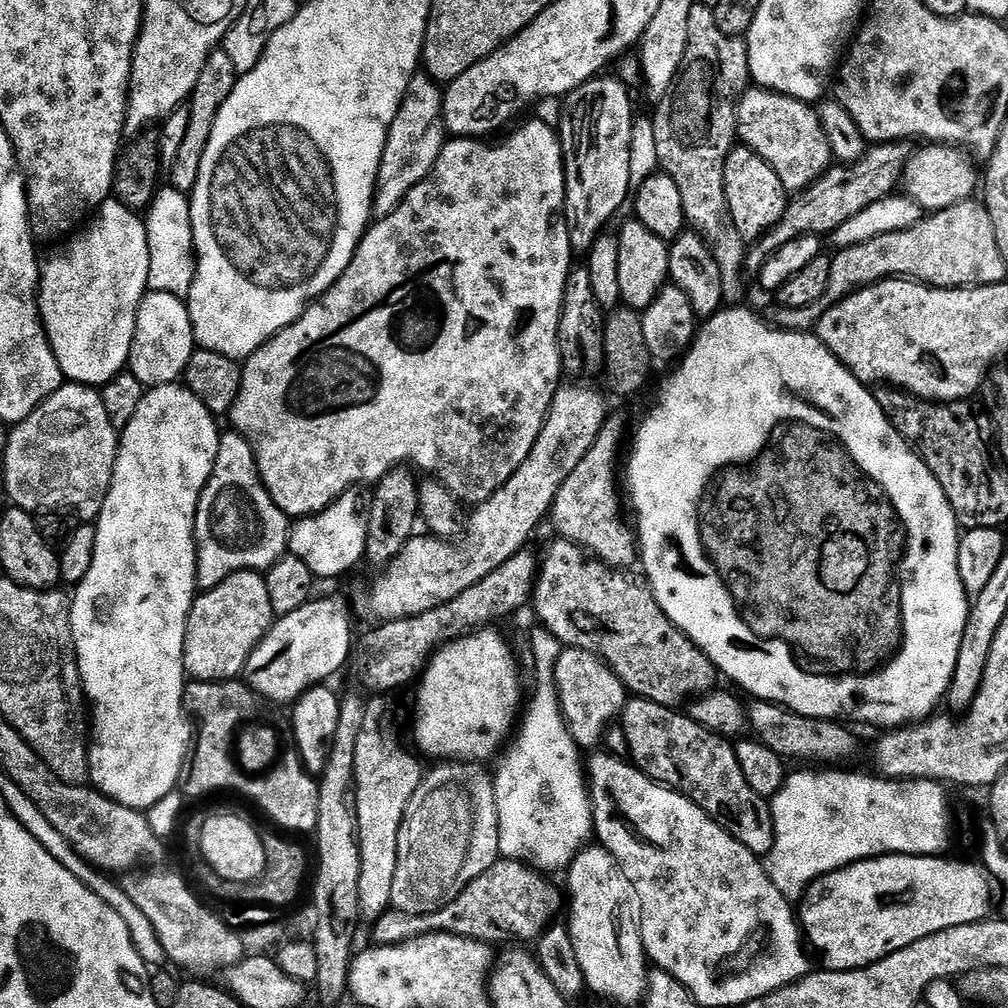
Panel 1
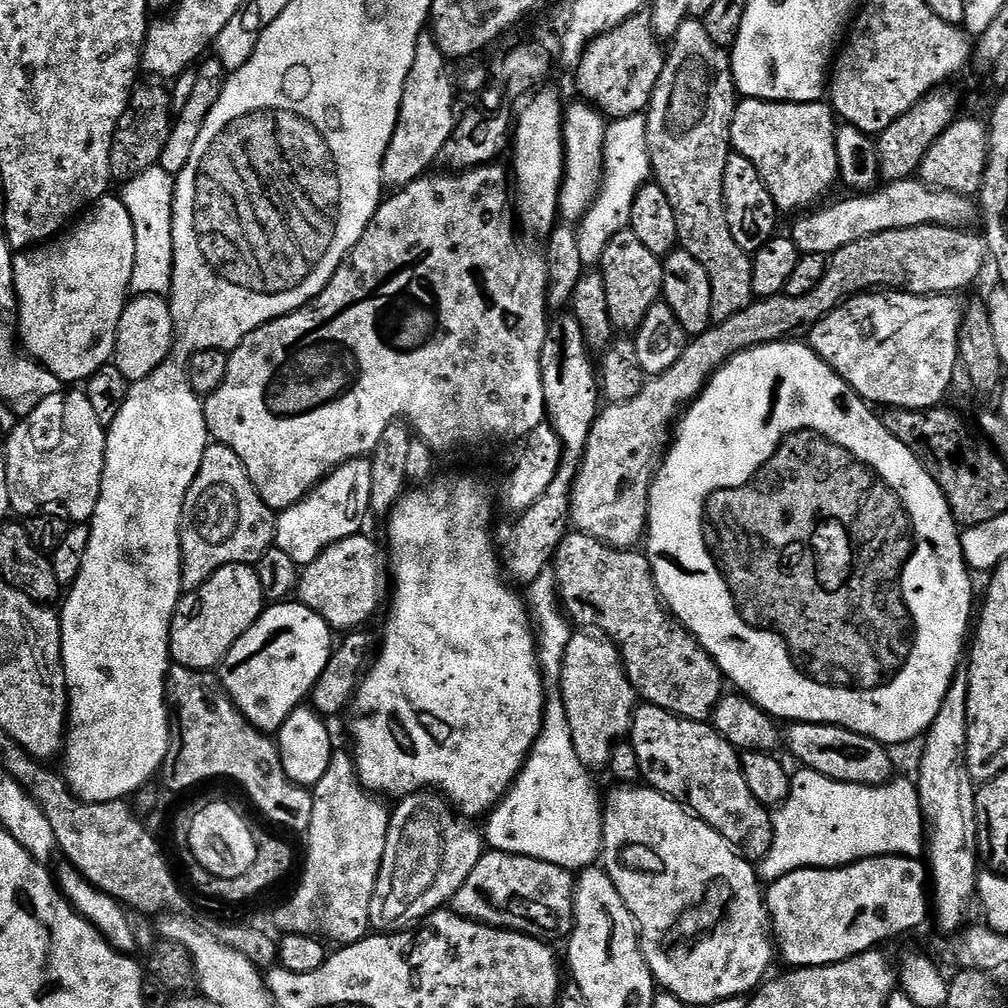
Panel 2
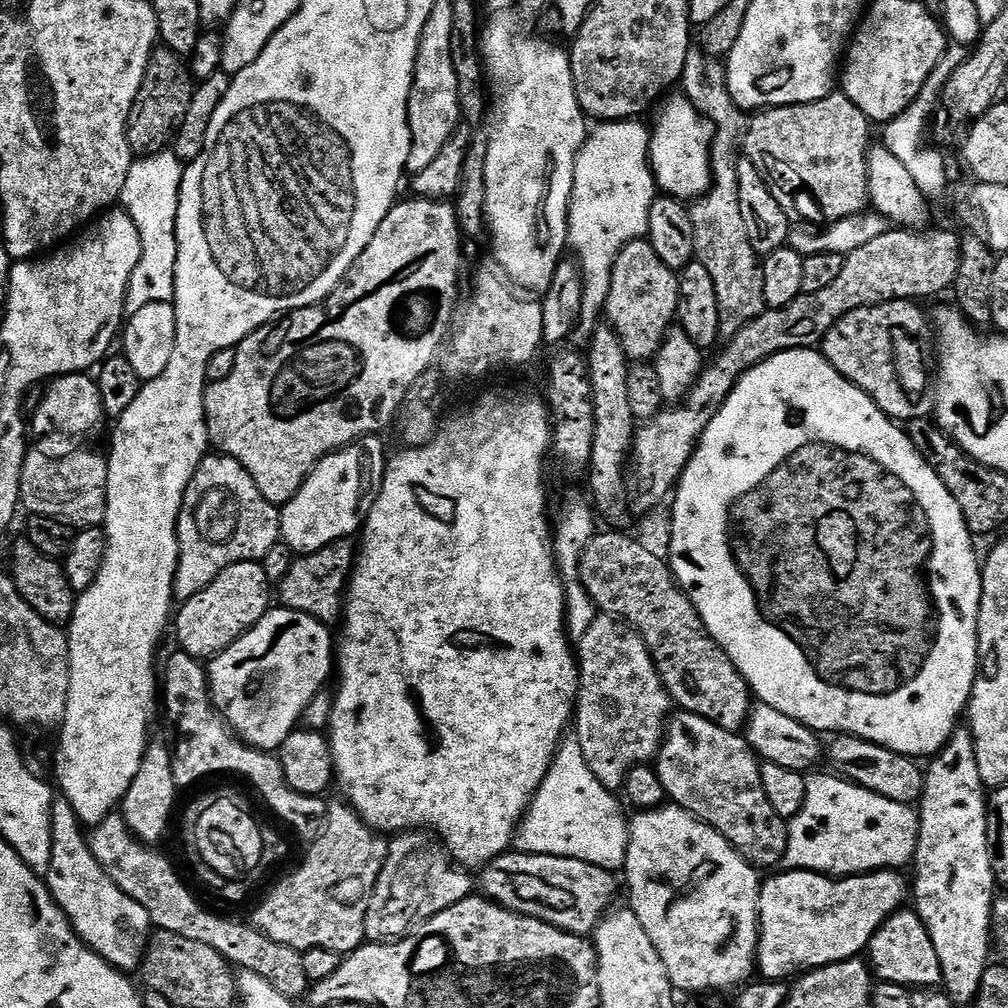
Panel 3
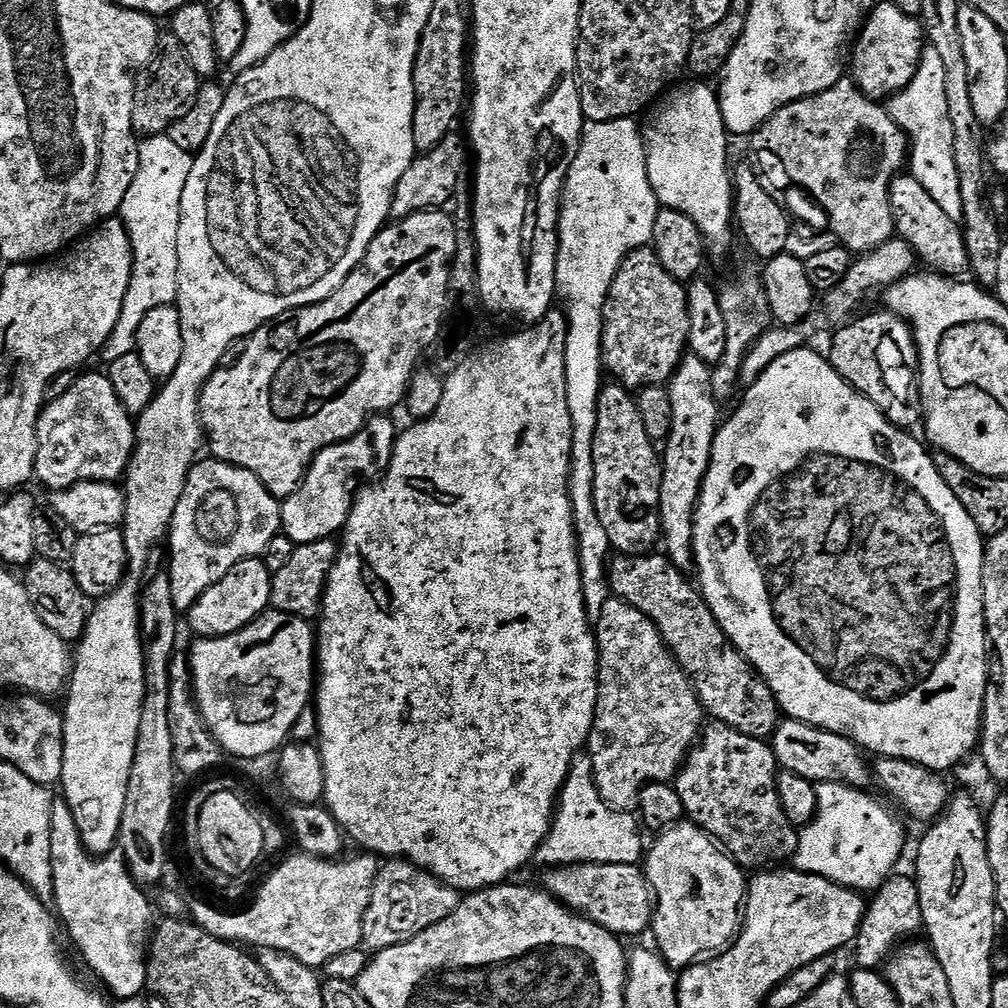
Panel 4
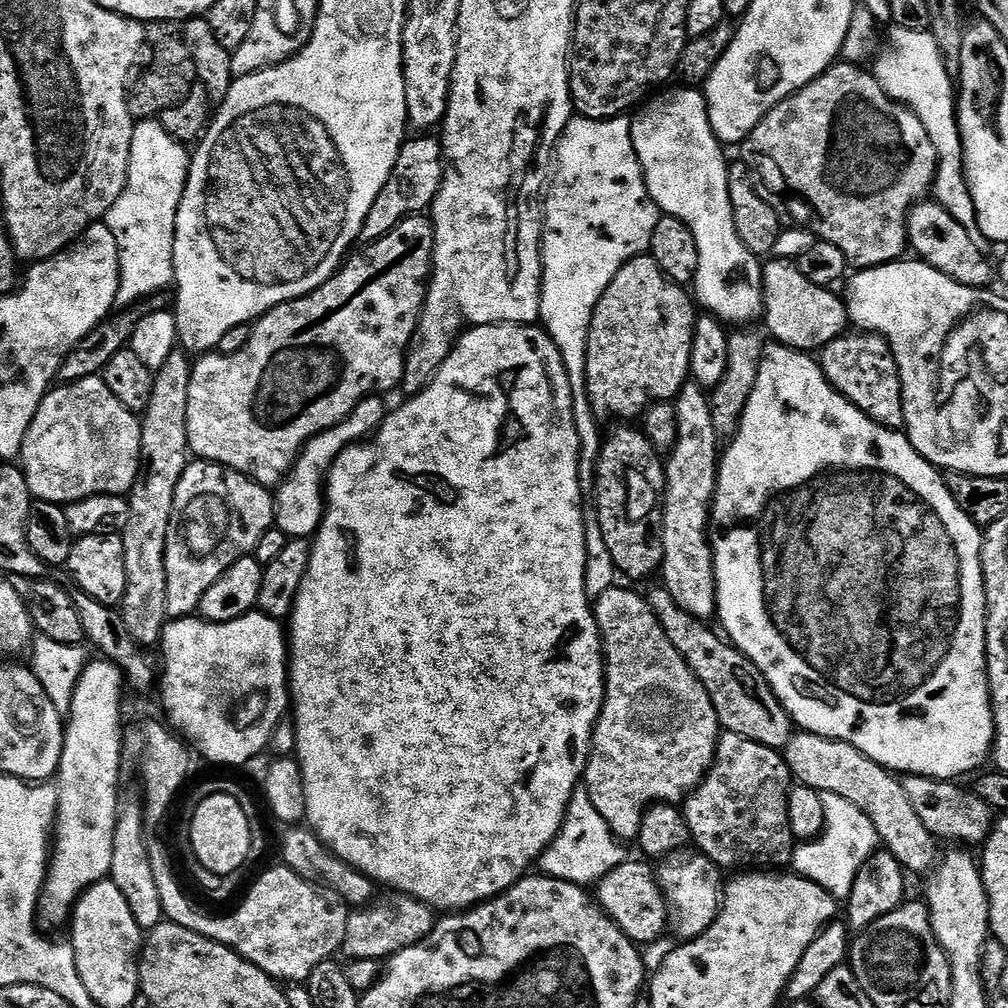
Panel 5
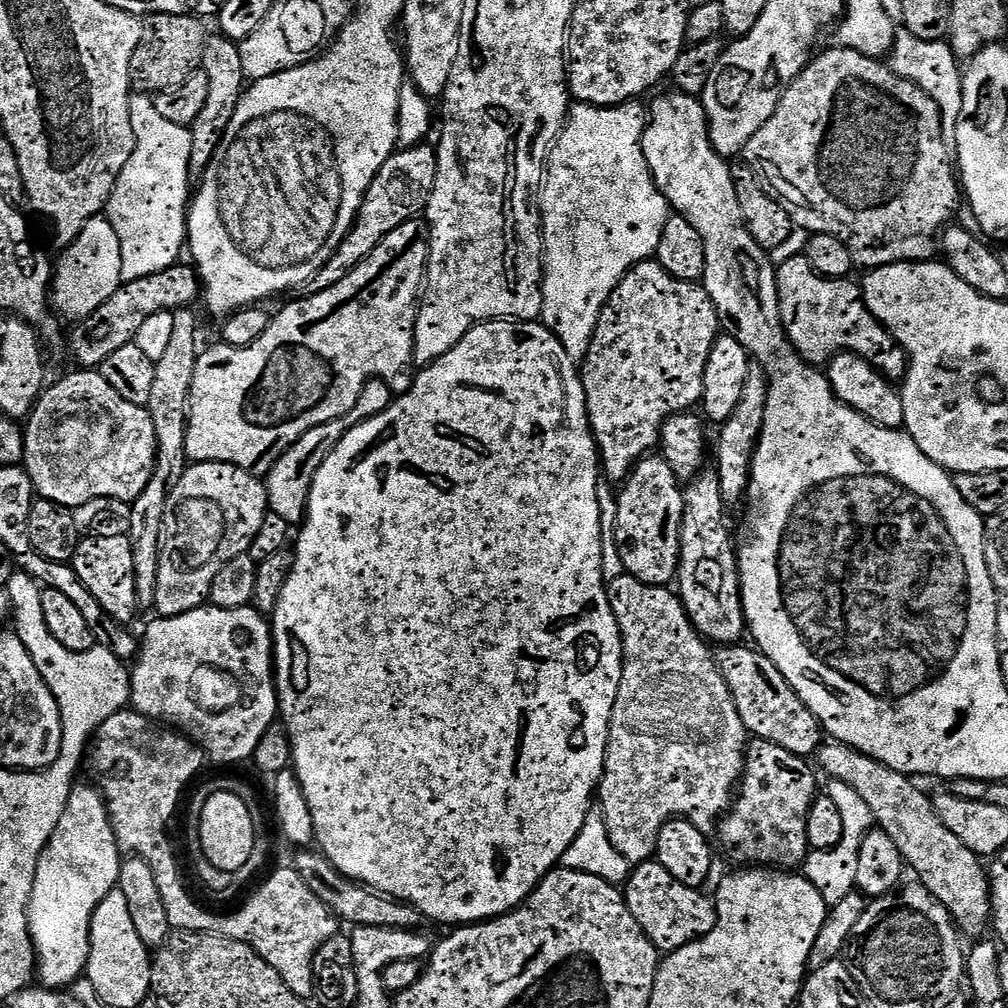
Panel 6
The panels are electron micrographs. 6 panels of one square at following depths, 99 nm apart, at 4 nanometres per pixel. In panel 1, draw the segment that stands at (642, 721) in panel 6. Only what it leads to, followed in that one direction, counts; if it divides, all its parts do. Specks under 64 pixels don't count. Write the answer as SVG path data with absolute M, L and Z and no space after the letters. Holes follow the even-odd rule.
M565 647L556 664L556 688L564 720L574 742L581 750L592 748L605 739L609 725L623 713L630 693L623 682L593 652Z

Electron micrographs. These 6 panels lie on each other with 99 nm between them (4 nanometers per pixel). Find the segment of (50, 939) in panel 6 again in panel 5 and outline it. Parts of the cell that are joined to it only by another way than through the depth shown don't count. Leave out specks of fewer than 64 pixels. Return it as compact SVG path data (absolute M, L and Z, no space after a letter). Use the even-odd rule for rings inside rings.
M95 658L83 665L75 688L71 689L72 713L66 716L64 749L58 773L58 806L54 843L50 848L48 874L44 878L42 912L52 920L69 919L81 893L111 873L114 862L114 830L120 811L120 755L126 752L126 732L120 729L120 695L126 692L123 672L107 658Z

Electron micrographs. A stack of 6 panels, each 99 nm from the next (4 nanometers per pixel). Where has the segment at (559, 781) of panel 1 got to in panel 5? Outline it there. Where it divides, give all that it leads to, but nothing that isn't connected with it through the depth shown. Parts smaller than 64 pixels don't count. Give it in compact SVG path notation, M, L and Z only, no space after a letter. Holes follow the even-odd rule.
M577 787L568 804L564 825L550 847L543 852L538 861L539 871L545 876L556 880L569 881L581 886L595 885L628 858L625 848L613 835L605 819L598 814L587 789Z

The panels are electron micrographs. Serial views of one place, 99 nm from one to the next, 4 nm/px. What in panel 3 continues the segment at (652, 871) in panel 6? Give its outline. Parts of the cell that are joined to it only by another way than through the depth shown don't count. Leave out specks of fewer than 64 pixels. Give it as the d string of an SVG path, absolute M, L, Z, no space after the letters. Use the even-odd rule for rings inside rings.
M509 850L502 856L485 864L478 876L478 888L489 900L495 900L511 912L523 916L533 916L555 928L566 930L575 936L591 937L600 921L608 915L610 909L617 903L616 876L602 866L590 862L579 861L578 858L536 856L534 853Z

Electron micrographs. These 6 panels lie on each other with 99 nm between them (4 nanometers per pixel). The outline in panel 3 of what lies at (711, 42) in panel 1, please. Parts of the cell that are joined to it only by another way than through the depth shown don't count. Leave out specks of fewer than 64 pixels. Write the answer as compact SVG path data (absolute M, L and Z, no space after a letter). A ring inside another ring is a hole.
M702 51L688 53L682 92L714 129L710 149L712 186L691 205L690 222L694 226L696 260L706 266L714 282L714 294L718 294L720 340L727 342L768 308L762 260L756 255L754 246L750 246L746 221L742 219L742 206L738 206L738 145L742 140L742 112L730 98L727 67L717 57Z

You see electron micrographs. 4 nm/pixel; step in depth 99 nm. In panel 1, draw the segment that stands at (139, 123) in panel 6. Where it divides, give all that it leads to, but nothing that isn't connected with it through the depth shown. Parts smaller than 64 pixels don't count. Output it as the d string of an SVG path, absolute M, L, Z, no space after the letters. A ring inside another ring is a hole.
M171 186L164 187L152 197L152 203L146 209L150 250L148 287L154 292L165 292L184 298L192 289L196 277L196 257L192 247L192 206L185 193Z

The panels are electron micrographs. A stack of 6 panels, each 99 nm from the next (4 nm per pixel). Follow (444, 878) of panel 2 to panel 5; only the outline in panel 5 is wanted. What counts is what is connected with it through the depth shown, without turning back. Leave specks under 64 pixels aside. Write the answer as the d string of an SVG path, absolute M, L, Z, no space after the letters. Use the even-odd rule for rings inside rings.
M392 894L389 900L377 899L371 906L356 910L348 917L348 933L344 939L343 955L352 960L391 958L432 933L438 916L432 905L407 894Z

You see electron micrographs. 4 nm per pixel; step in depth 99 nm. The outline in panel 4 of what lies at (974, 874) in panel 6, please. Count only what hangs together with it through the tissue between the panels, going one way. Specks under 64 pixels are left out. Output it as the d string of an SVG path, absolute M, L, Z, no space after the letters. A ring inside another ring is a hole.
M791 718L781 719L770 737L772 753L783 771L793 772L813 784L849 784L852 788L867 789L870 784L870 764L864 761L861 749L845 736L827 732Z

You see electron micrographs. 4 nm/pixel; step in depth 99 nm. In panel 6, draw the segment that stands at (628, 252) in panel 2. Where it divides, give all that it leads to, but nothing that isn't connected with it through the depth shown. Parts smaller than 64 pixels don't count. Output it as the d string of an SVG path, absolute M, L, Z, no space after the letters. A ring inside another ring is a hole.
M655 259L643 260L642 263L635 264L616 283L616 289L610 294L610 298L605 302L604 308L600 312L592 340L588 344L588 352L584 355L582 361L584 369L580 372L580 380L584 383L584 404L588 407L588 424L592 427L592 436L596 439L597 450L600 451L600 461L598 461L598 464L607 479L609 476L610 479L617 480L617 482L627 480L629 472L661 443L660 434L663 430L663 424L671 416L687 413L701 403L704 394L706 362L708 361L710 350L716 345L716 338L720 331L720 320L716 317L716 307L710 302L707 290L699 283L691 280L674 278L661 264L657 264Z

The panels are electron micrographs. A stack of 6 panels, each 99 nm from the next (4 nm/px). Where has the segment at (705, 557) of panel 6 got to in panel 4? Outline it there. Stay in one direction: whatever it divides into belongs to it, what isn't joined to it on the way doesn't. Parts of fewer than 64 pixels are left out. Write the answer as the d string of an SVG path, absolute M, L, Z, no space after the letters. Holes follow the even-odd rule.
M685 354L676 367L676 373L666 385L672 407L672 428L664 444L666 446L662 448L664 473L660 487L660 531L663 551L673 566L681 570L691 569L694 564L692 519L708 472L718 425L722 420L721 405L712 385L712 370L713 365L702 362L702 358Z

